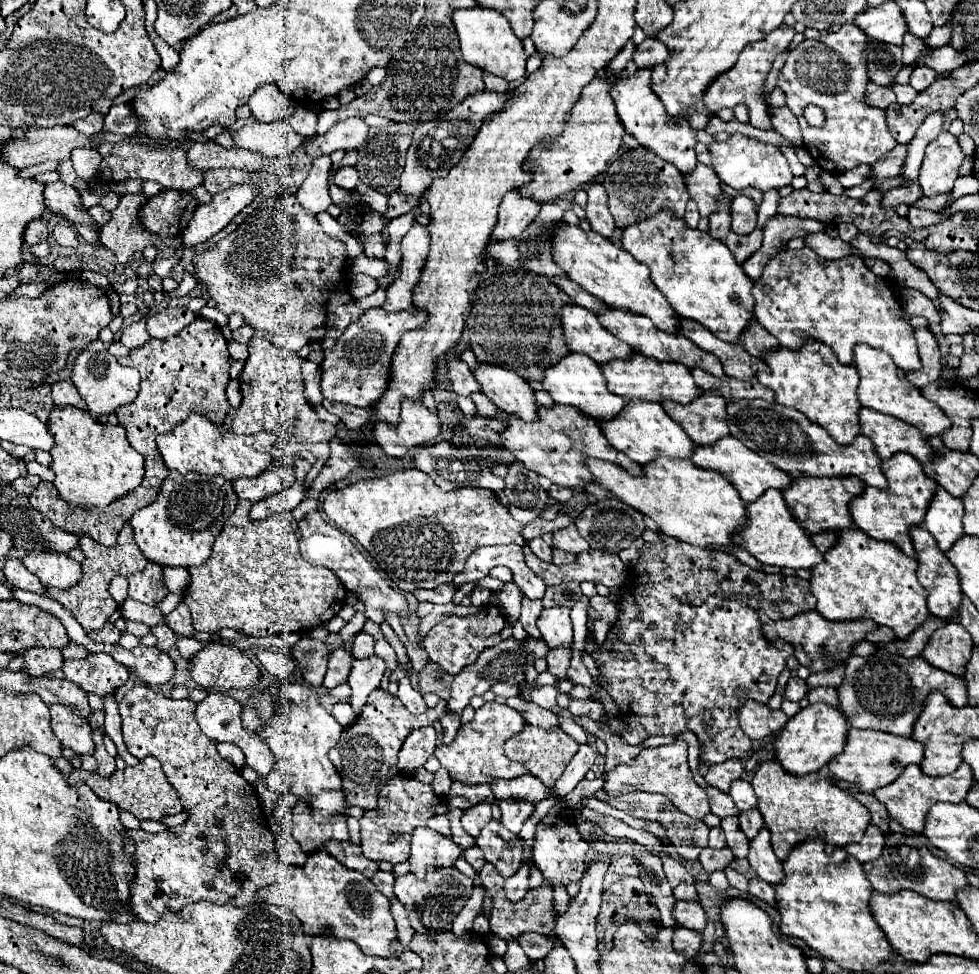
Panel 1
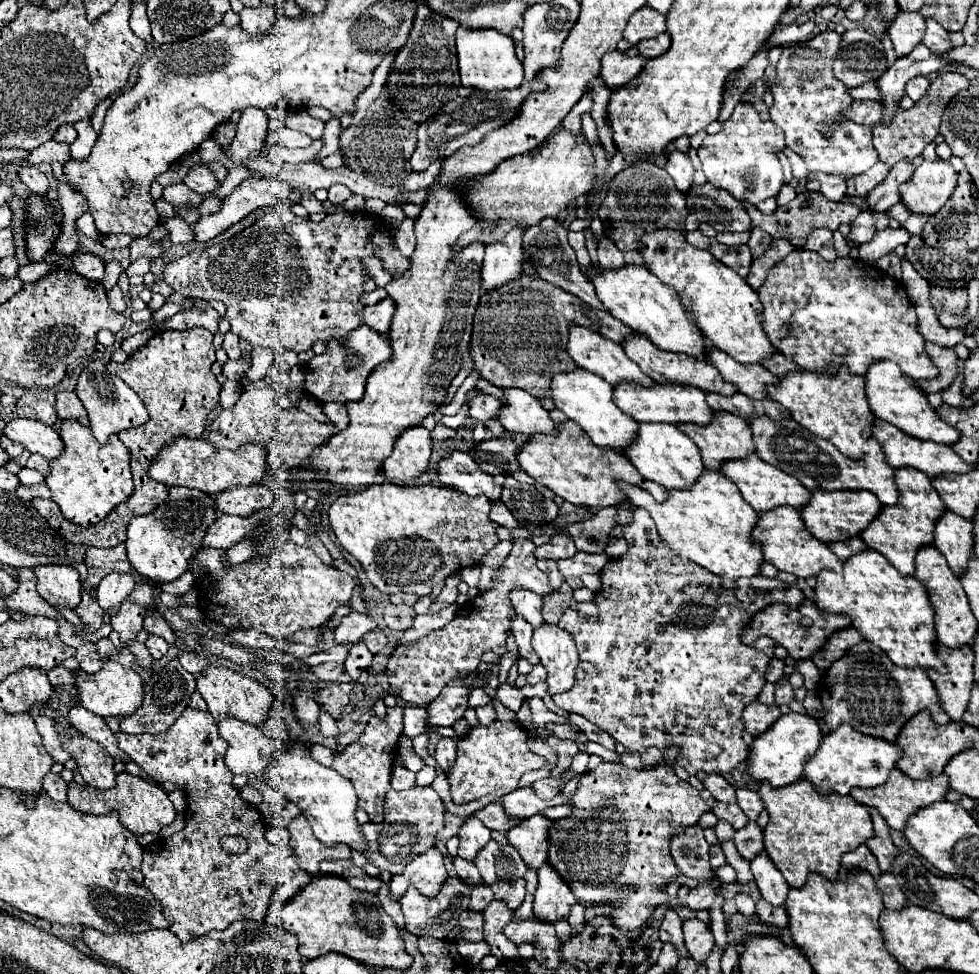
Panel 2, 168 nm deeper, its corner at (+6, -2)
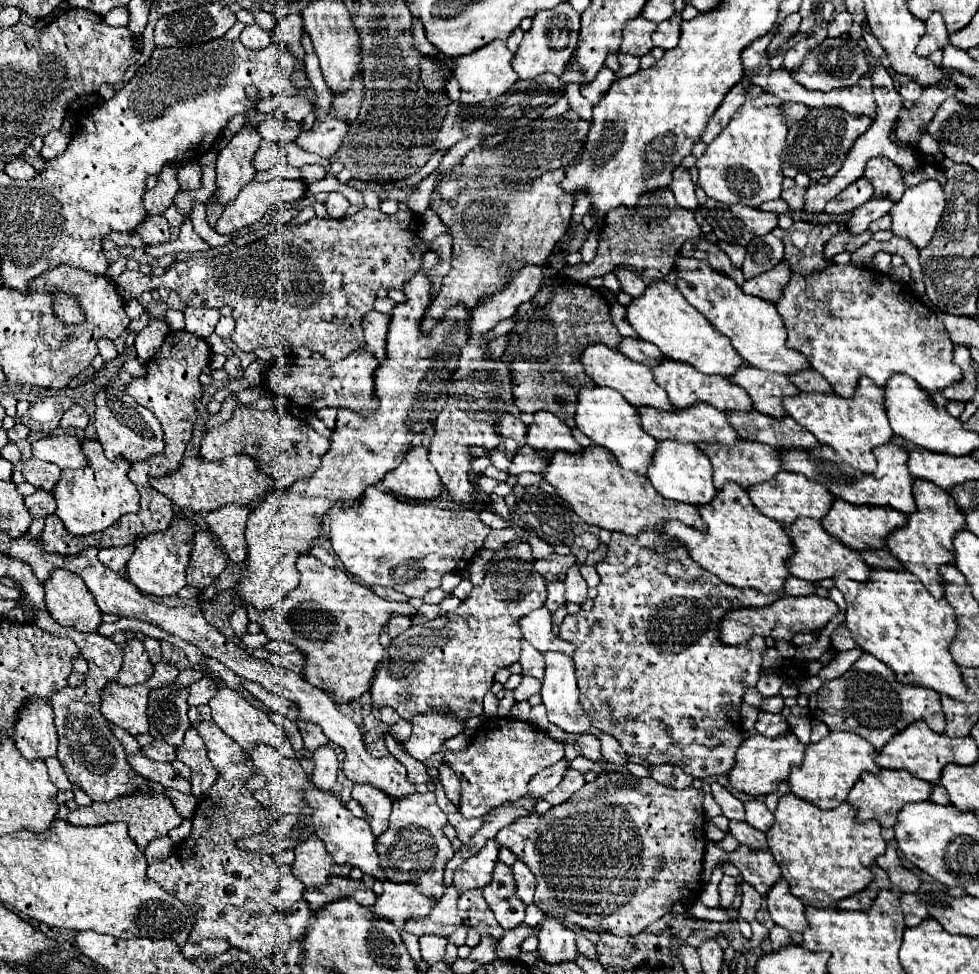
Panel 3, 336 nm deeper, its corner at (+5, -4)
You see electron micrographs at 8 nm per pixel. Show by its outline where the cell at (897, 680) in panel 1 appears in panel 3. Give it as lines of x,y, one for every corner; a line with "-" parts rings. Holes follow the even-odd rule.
862,653
844,675
826,681
816,691
816,697
810,697
810,713
814,719
826,723
830,731
852,731
864,737
874,749
882,749
912,721
926,721
934,733
944,733
946,725
936,691
898,683
892,669
868,653

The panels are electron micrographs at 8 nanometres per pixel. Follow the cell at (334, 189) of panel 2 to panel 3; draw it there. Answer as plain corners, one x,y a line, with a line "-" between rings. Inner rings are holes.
332,191
332,193
328,195
328,201
326,201
324,205
326,205
326,209
328,209
328,215
330,215
332,219
336,219
336,221
344,219
346,209
350,207
348,199
346,199
342,193
336,193
336,191

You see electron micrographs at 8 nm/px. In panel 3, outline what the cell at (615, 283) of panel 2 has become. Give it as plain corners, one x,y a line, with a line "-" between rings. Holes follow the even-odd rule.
656,281
648,285
646,293
626,307
626,313
630,325
638,331
640,339
654,343
666,357
688,363
700,373
732,377
732,371
738,371
740,365
746,365
746,361
732,349
730,339
708,325
708,319
684,299
676,285
670,285
666,281

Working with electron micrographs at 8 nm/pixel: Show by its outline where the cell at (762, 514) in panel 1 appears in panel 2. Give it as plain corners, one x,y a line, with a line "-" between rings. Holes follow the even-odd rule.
779,505
767,513
759,515
757,527
751,531
751,539
755,545
761,547
763,551
763,559
767,563
771,563
773,567
777,567
779,571
787,571
793,573
795,577
813,577
823,569
829,571
839,571
843,567
843,561
837,559
823,541
811,537
811,533
805,535
805,527
803,521
799,517
797,509
791,509
787,505

